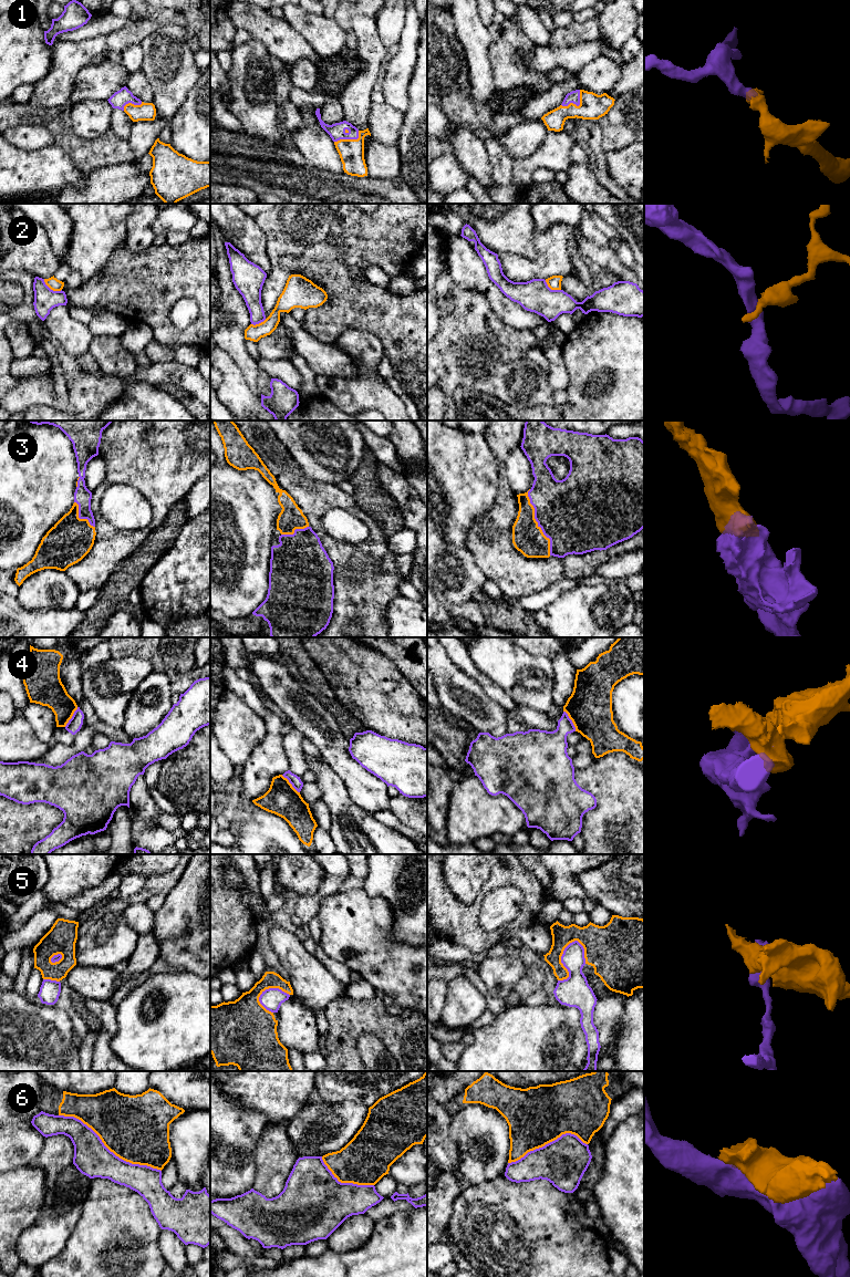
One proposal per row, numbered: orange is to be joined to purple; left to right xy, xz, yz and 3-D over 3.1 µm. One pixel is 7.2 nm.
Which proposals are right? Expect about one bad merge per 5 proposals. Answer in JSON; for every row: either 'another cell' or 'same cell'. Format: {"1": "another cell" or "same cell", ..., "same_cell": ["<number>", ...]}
{"1": "same cell", "2": "another cell", "3": "same cell", "4": "another cell", "5": "another cell", "6": "another cell", "same_cell": ["1", "3"]}

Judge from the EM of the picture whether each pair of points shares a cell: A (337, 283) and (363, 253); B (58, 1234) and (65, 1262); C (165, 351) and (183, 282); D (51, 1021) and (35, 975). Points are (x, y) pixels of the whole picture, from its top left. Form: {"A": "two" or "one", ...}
{"A": "two", "B": "two", "C": "two", "D": "two"}

